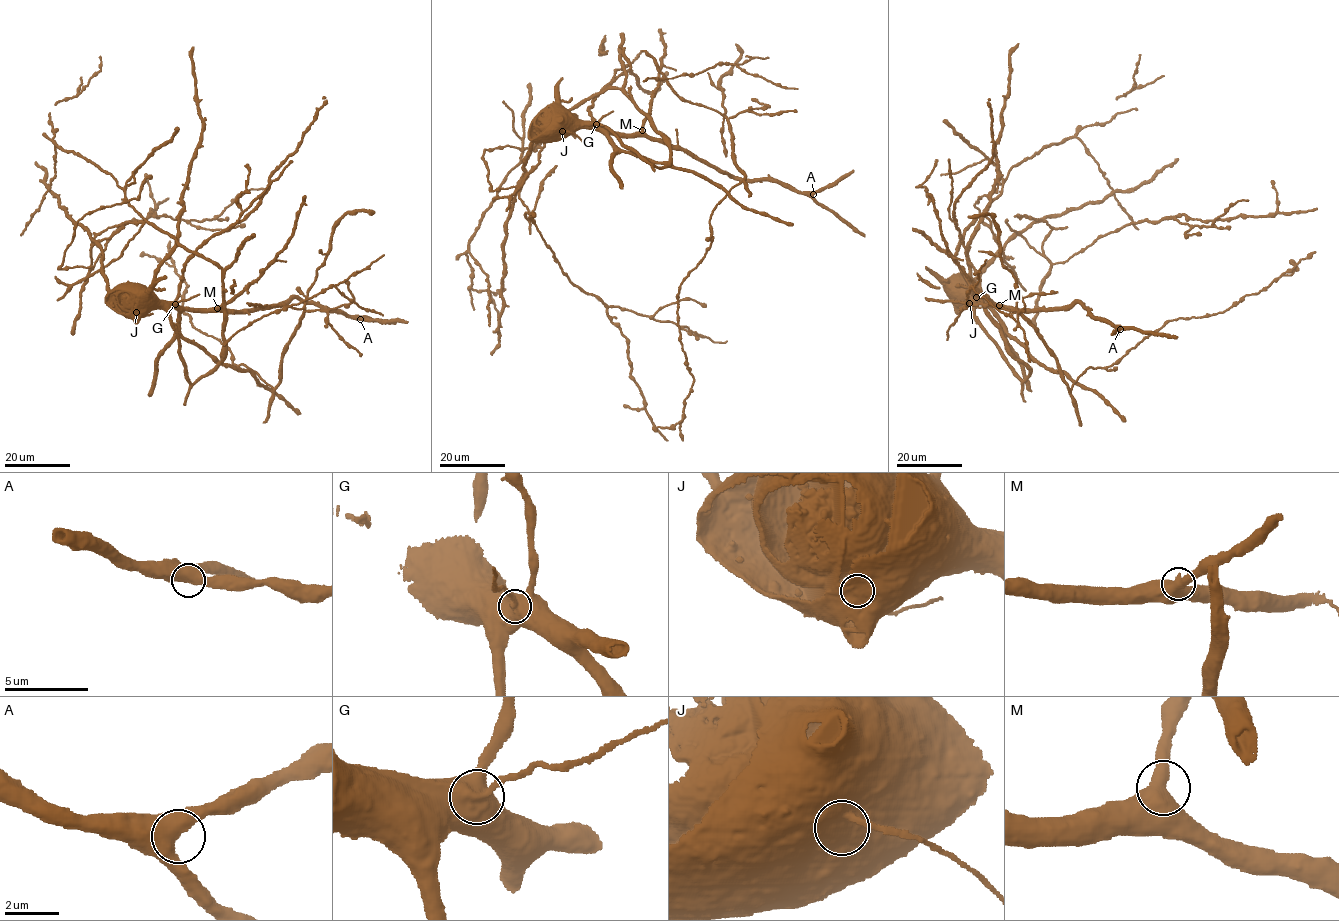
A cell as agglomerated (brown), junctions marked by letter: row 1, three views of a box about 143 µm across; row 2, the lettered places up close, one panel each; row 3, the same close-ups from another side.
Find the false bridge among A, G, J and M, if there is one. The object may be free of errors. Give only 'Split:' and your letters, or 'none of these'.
Split: G

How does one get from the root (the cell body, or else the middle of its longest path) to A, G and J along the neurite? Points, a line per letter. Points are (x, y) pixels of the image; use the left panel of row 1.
A: (153, 304), (176, 304), (188, 309), (247, 310), (272, 308), (298, 297), (360, 319)
G: (153, 304), (175, 303)
J: (153, 304), (154, 307), (148, 311), (136, 312)

